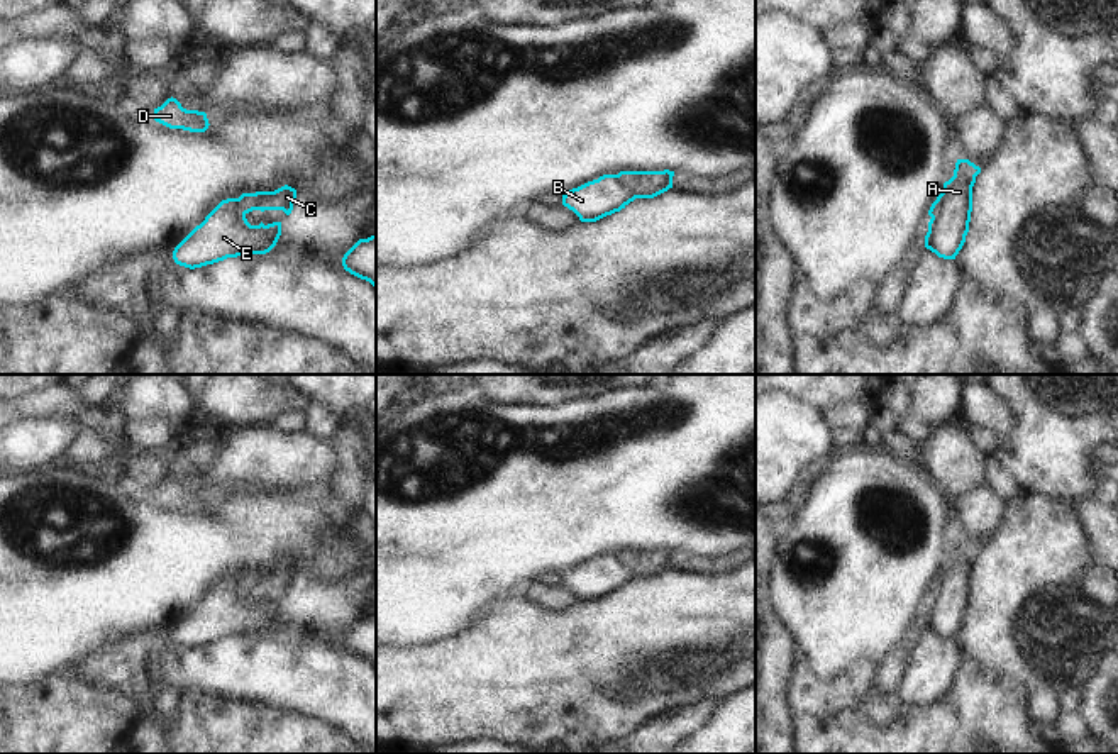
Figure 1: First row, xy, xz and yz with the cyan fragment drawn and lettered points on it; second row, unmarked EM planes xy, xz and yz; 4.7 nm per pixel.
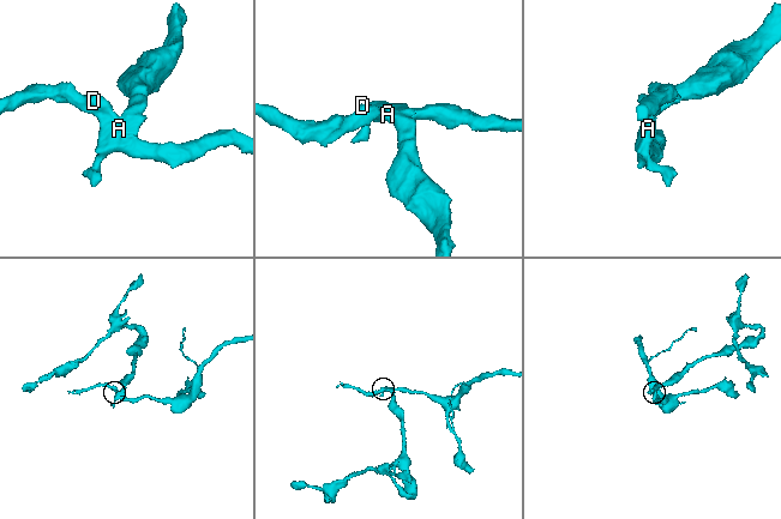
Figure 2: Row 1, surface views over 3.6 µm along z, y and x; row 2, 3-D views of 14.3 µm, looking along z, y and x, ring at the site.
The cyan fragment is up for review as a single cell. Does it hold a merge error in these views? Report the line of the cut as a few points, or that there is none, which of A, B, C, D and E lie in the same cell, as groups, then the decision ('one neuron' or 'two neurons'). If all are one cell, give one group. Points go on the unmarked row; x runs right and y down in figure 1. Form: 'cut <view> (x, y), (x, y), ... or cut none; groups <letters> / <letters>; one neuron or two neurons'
cut xz (617, 554), (637, 576); groups A B D E / C; two neurons

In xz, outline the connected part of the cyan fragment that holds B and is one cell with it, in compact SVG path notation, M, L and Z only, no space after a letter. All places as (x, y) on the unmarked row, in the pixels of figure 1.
M603 554L562 574L562 585L573 590L581 602L596 602L620 591L634 581L635 571L623 564L618 554Z

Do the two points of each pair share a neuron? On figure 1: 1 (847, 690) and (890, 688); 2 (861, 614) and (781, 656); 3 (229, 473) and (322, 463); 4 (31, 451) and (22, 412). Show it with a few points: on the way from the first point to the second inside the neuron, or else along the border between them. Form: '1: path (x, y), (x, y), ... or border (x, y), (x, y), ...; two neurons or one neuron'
1: border (876, 665), (876, 681), (873, 687); two neurons
2: border (776, 612), (798, 649); two neurons
3: path (253, 463), (298, 463); one neuron
4: border (65, 419), (31, 417), (17, 422); two neurons

